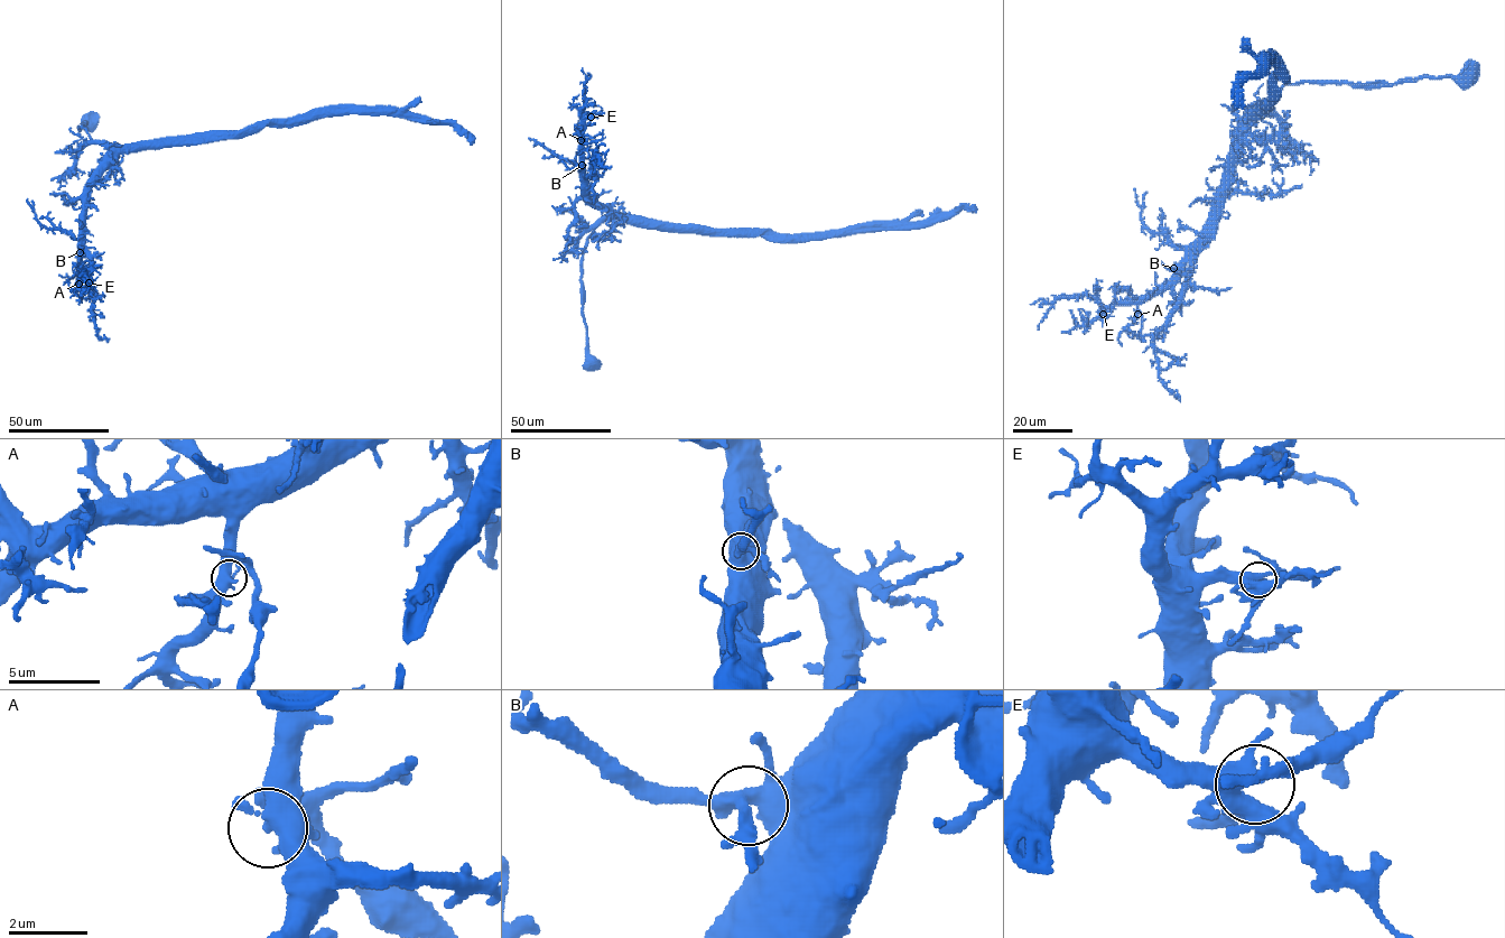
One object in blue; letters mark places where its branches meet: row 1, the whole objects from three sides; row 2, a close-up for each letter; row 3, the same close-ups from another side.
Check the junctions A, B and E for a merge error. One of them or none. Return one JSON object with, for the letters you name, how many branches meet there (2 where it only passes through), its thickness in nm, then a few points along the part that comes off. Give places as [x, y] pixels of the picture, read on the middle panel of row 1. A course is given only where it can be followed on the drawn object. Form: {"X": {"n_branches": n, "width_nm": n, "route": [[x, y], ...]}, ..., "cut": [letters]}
{"A": {"n_branches": 4, "width_nm": 400, "route": [[581, 140], [591, 142], [600, 140], [604, 133]]}, "cut": ["A"]}

